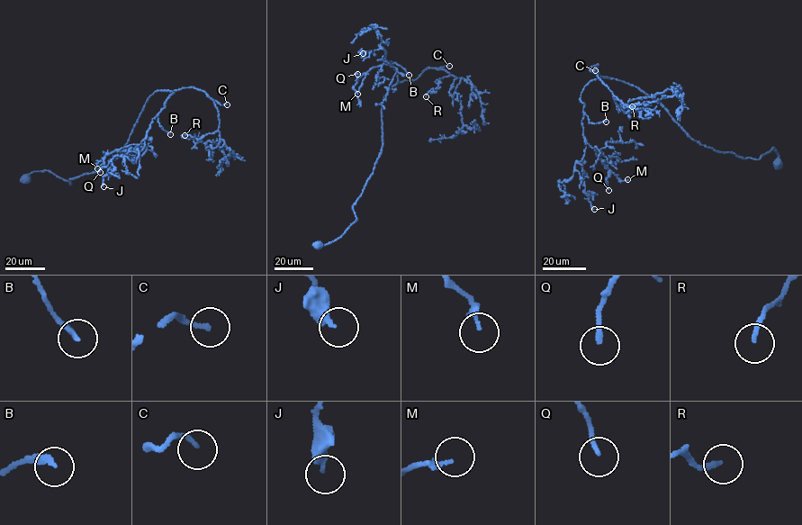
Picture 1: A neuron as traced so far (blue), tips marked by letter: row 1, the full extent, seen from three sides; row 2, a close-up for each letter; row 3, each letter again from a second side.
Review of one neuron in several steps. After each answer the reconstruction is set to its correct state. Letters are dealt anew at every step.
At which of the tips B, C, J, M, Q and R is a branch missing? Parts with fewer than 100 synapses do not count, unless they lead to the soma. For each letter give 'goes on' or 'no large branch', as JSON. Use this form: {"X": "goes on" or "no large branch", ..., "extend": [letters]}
{"B": "goes on", "C": "goes on", "J": "no large branch", "M": "no large branch", "Q": "no large branch", "R": "no large branch", "extend": ["B", "C"]}

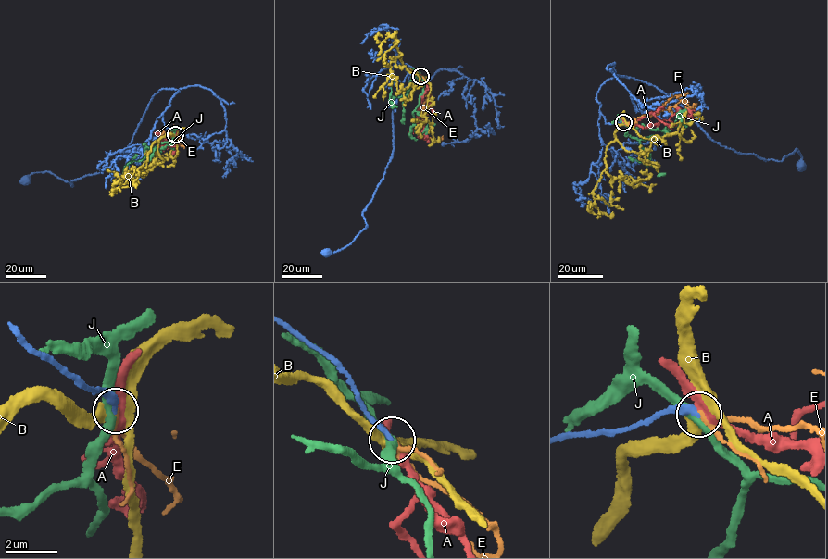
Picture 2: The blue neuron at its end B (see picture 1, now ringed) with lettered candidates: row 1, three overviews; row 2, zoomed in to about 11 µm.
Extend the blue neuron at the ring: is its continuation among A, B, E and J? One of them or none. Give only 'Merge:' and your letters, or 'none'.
Merge: E

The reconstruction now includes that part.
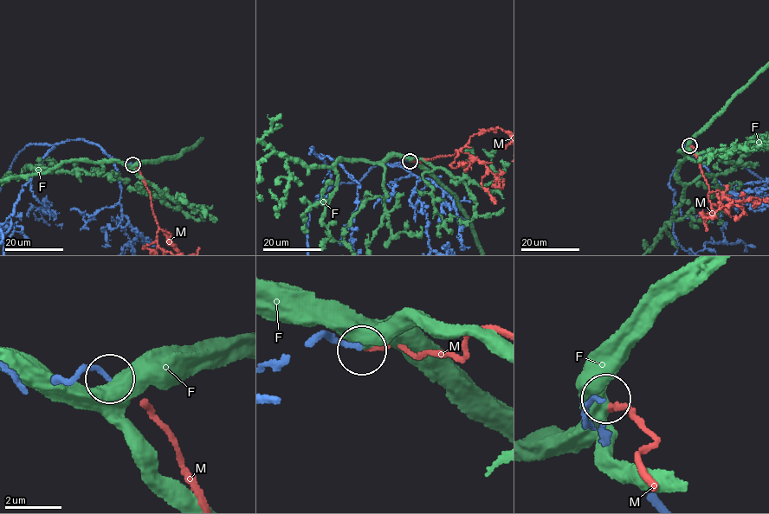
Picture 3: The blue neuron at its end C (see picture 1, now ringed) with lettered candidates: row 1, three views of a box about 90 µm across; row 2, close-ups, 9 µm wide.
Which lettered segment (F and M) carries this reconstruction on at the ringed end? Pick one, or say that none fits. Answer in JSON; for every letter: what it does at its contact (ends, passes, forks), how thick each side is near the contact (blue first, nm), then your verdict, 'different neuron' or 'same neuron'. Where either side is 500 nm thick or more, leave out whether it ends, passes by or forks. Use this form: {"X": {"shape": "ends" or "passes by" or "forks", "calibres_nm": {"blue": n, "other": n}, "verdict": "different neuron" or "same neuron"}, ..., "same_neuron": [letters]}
{"F": {"calibres_nm": {"blue": 160, "other": 550}, "verdict": "different neuron"}, "M": {"shape": "ends", "calibres_nm": {"blue": 150, "other": 200}, "verdict": "same neuron"}, "same_neuron": ["M"]}

